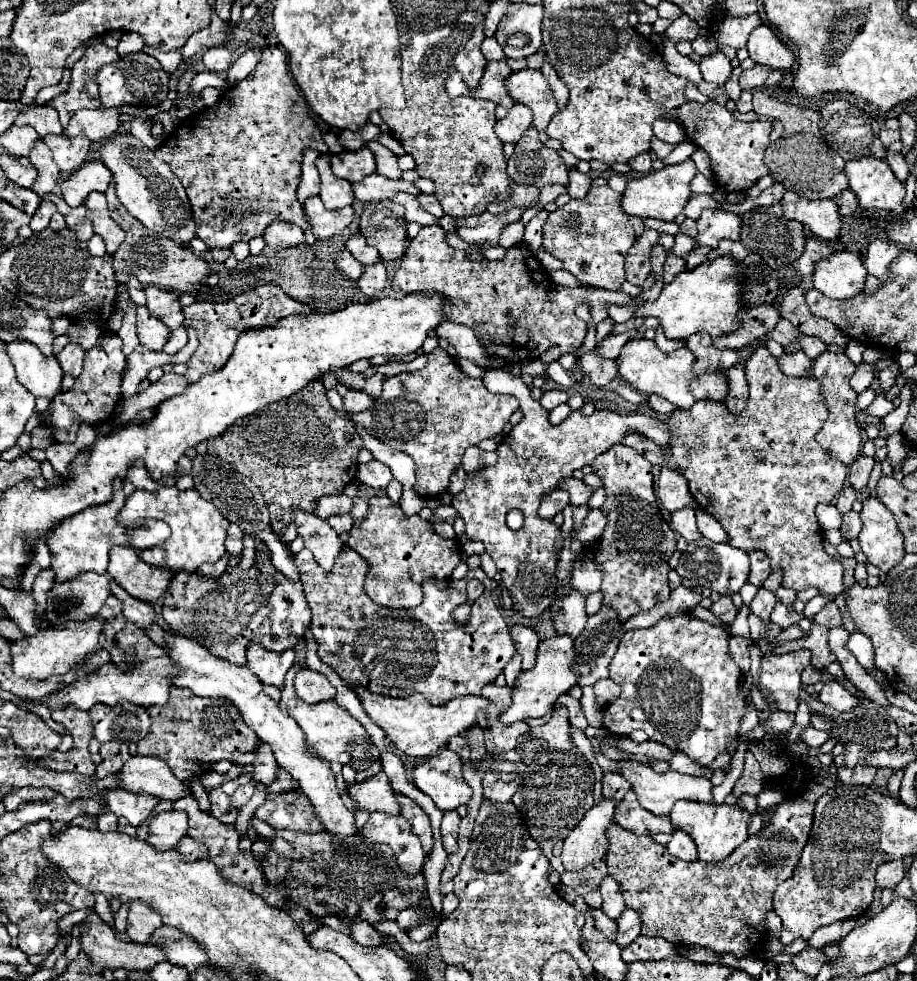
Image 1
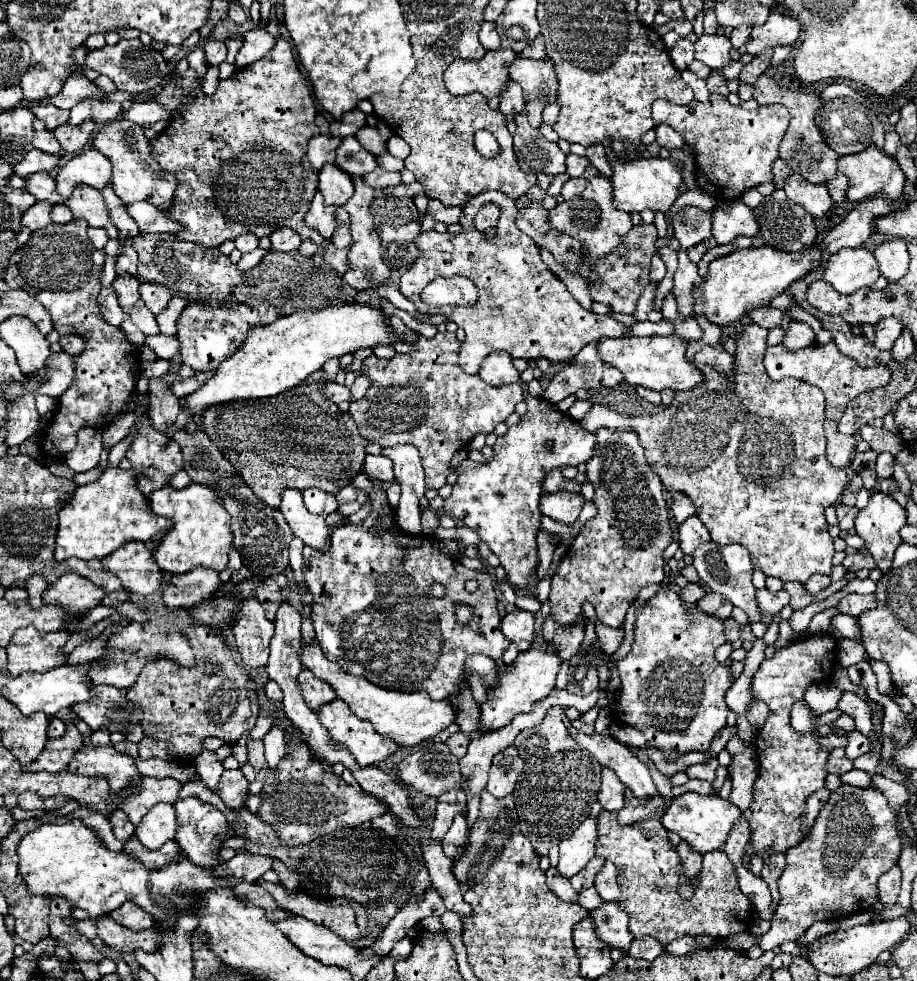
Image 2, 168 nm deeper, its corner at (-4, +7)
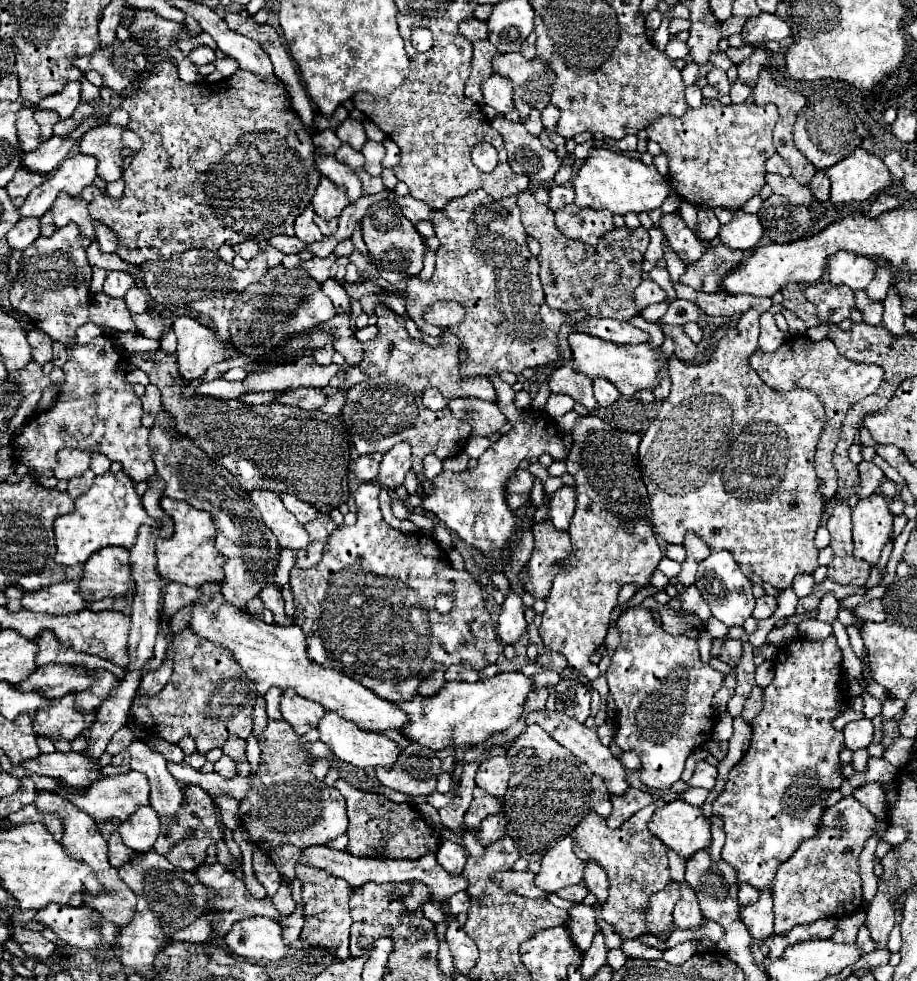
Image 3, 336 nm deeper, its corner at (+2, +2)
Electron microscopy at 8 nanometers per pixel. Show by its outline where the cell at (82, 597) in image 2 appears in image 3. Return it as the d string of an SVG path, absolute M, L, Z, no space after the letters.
M64 581L50 585L40 591L24 593L22 597L22 607L28 611L38 611L38 613L50 613L50 615L68 615L82 611L82 607L88 607L84 601L78 583Z

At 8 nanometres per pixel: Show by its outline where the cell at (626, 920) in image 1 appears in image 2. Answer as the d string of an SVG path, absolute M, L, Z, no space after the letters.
M602 902L598 908L590 910L590 918L596 926L596 936L608 946L620 948L622 954L628 954L632 934L628 930L628 914L622 912L614 902Z

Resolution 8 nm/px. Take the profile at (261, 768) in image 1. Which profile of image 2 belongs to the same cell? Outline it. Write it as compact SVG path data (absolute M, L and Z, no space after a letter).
M248 740L248 764L254 770L260 770L264 764L264 746L262 740Z

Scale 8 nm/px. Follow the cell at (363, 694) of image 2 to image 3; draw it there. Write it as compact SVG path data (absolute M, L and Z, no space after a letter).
M204 589L200 591L202 597L200 601L194 603L192 619L188 623L190 629L206 637L208 641L230 649L232 657L240 663L244 673L252 677L258 689L258 697L264 697L264 693L270 687L280 687L280 689L291 687L298 691L298 695L320 703L328 711L336 711L348 721L354 721L358 727L362 727L362 731L384 733L390 729L404 729L406 725L410 725L410 717L402 709L398 709L396 703L386 701L376 693L370 693L370 689L366 689L360 681L350 679L340 671L324 669L312 663L306 655L306 635L298 625L290 625L290 627L268 625L260 619L250 617L238 607L226 603L220 591L212 591L212 593Z

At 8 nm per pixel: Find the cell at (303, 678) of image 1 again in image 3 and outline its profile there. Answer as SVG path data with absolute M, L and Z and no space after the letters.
M286 689L282 693L280 711L282 711L282 717L292 725L292 729L298 735L304 735L304 733L316 729L318 721L326 713L326 709L320 703L310 701L310 699L302 699L294 689Z

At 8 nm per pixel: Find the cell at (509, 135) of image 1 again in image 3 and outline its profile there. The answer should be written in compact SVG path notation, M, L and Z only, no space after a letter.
M494 73L490 79L486 79L486 83L482 83L482 93L484 93L486 105L494 107L498 113L504 115L514 109L512 87L510 87L508 79Z

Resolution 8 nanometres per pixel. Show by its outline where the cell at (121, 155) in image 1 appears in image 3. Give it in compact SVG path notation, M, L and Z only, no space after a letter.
M106 123L106 125L92 127L80 139L80 153L98 159L98 175L106 183L114 183L122 179L122 163L124 163L122 133L124 127Z

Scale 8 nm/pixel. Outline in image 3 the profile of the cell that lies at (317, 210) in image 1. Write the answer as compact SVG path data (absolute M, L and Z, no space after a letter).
M306 207L304 213L294 223L296 237L302 239L304 243L314 243L314 241L320 241L322 239L322 233L320 233L320 229L316 227L316 223L312 219L314 219L314 209L312 207Z

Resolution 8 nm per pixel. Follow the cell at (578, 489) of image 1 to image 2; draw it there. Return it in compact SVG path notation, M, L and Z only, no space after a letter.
M558 468L556 470L550 470L546 474L546 478L544 478L542 492L544 494L554 494L554 492L562 492L562 490L566 490L566 492L580 492L580 484L574 482L574 480L562 478L562 474L560 474Z

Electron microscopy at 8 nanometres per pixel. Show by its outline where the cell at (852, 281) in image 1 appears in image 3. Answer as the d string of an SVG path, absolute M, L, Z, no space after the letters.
M840 251L828 257L828 277L834 285L846 285L852 291L866 289L874 279L876 263L868 257Z

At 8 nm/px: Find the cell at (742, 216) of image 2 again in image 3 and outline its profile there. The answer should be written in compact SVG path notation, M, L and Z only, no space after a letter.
M742 209L732 213L732 221L726 225L720 225L720 241L730 249L754 249L758 241L762 239L762 225L756 215L750 215Z

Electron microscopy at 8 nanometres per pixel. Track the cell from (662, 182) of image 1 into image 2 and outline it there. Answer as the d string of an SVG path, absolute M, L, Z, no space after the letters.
M614 158L612 176L608 178L612 184L612 202L618 210L624 212L642 212L646 208L666 212L678 198L678 186L682 182L680 168L670 160L660 158L632 158L632 160L620 160Z

